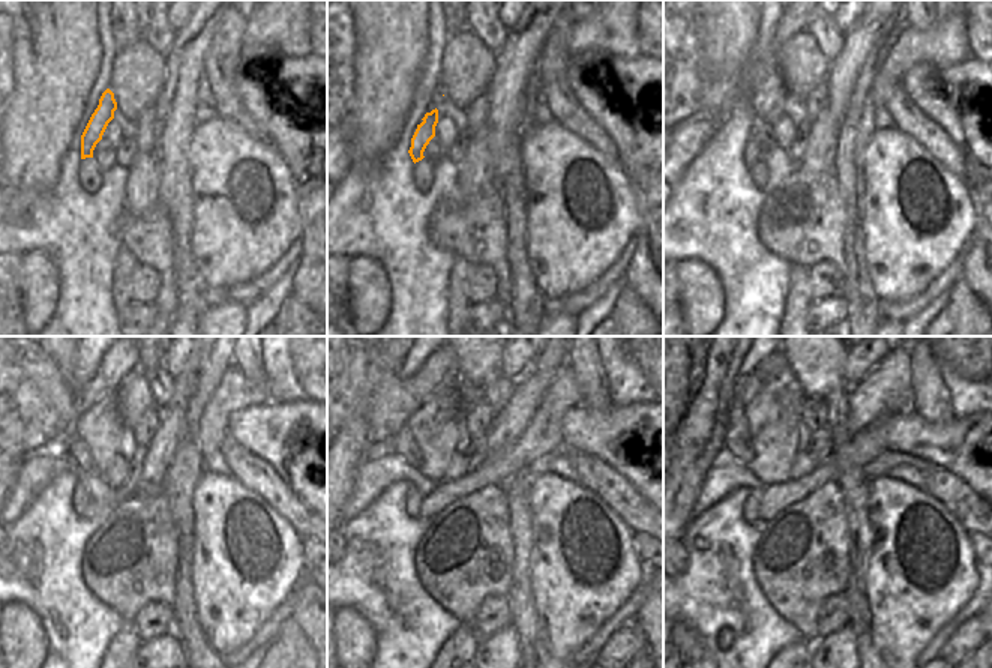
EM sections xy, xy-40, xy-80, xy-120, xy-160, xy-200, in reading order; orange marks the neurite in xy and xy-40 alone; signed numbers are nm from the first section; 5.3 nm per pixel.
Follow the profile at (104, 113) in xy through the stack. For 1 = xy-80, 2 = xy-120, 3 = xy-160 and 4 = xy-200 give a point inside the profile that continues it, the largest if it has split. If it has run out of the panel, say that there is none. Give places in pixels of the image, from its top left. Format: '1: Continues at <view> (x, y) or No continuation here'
1: Continues at xy-80 (752, 147)
2: Continues at xy-120 (80, 497)
3: Continues at xy-160 (414, 500)
4: Continues at xy-200 (751, 512).

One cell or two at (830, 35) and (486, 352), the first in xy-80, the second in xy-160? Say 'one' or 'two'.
two

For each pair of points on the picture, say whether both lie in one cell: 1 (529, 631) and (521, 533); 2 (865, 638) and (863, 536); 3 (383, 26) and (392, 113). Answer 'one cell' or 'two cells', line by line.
1: one cell
2: one cell
3: one cell

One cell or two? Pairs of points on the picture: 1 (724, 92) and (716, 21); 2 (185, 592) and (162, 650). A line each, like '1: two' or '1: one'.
1: one
2: two

